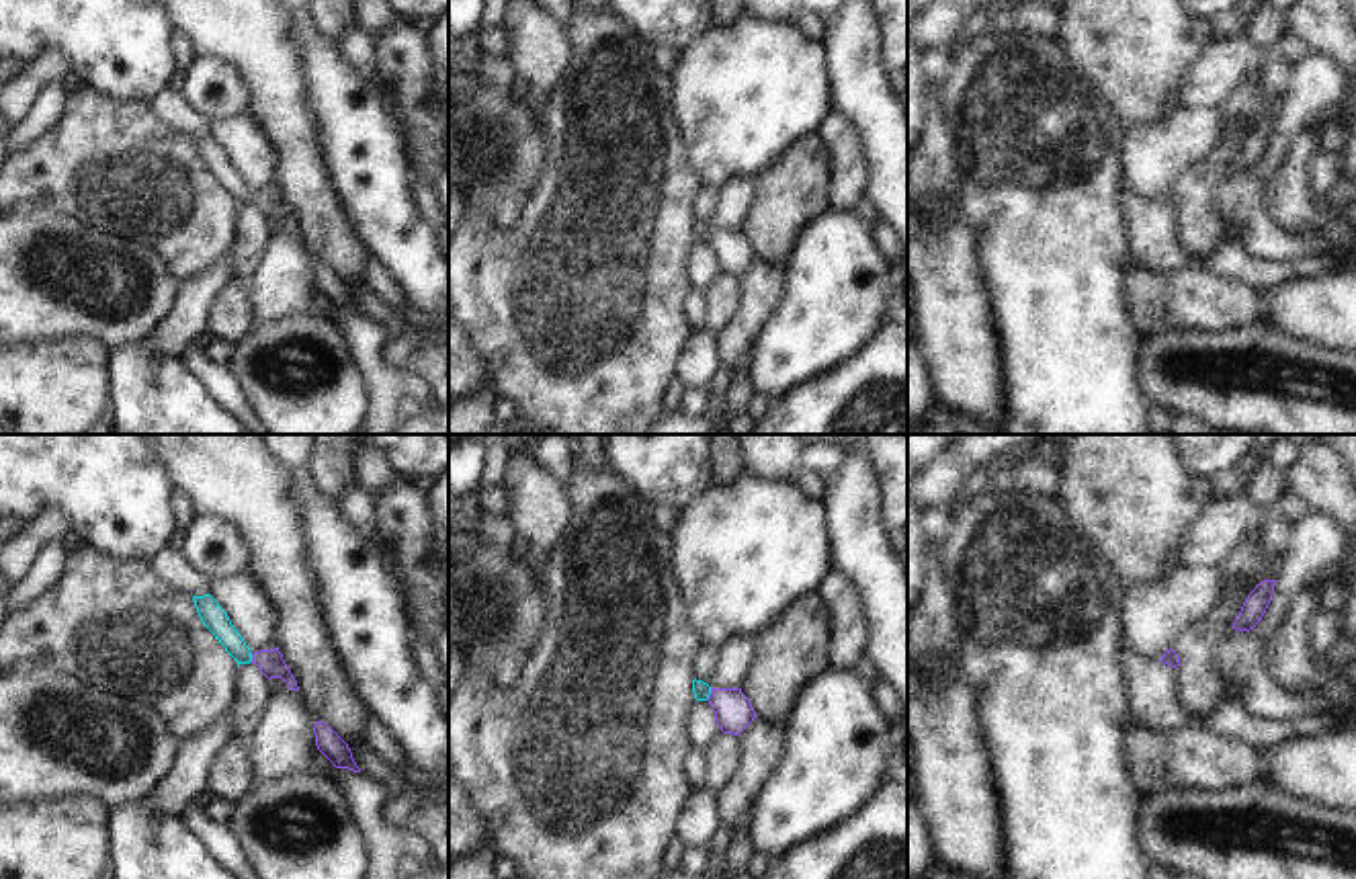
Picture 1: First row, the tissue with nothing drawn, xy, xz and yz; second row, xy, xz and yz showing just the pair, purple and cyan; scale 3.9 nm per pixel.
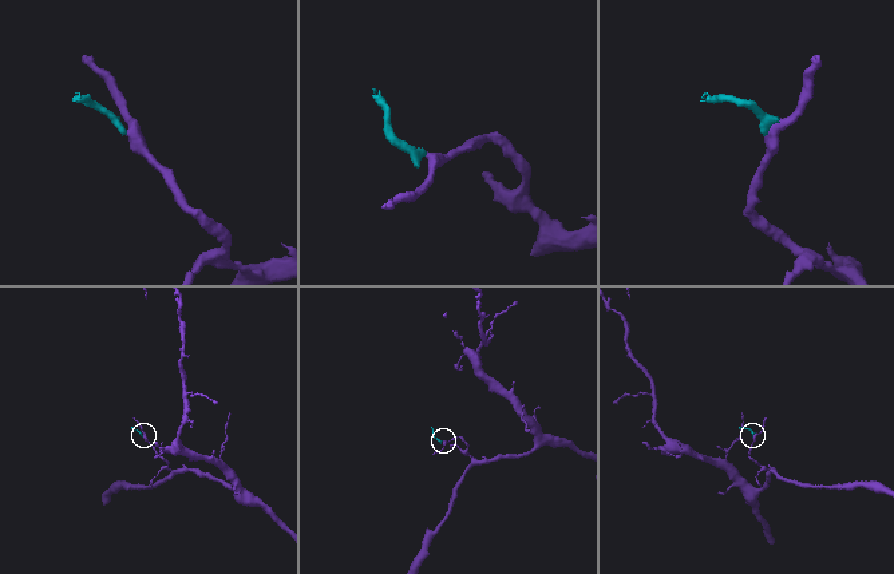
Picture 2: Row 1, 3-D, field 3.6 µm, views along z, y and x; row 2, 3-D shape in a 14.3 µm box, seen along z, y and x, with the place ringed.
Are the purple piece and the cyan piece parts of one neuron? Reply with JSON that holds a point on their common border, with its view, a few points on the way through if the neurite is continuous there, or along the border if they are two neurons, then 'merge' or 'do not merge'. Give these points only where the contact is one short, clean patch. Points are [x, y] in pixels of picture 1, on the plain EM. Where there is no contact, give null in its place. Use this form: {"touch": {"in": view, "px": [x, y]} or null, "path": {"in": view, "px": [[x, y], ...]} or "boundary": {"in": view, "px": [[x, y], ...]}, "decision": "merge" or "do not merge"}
{"touch": {"in": "xz", "px": [709, 236]}, "path": {"in": "xz", "px": [[734, 253], [722, 240], [709, 236], [701, 230]]}, "decision": "merge"}

